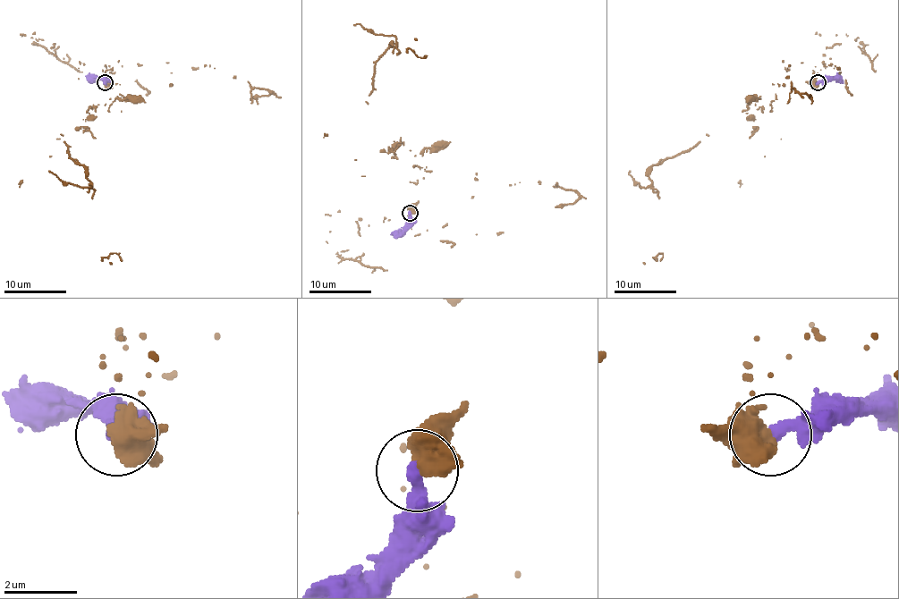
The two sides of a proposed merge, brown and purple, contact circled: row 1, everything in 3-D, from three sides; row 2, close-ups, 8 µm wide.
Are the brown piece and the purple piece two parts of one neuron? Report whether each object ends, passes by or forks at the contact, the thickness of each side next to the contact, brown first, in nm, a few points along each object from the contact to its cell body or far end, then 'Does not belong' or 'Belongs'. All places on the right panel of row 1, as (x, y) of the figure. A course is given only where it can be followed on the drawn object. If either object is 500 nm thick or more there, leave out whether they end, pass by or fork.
Thickness 500 nm (brown) against 360 nm. Course of brown: (817, 83), (784, 69), (755, 105), (648, 172), (648, 180), (658, 192), (658, 252), (663, 256), (660, 260). Course of purple: (817, 83), (825, 83), (839, 75). Does not belong

